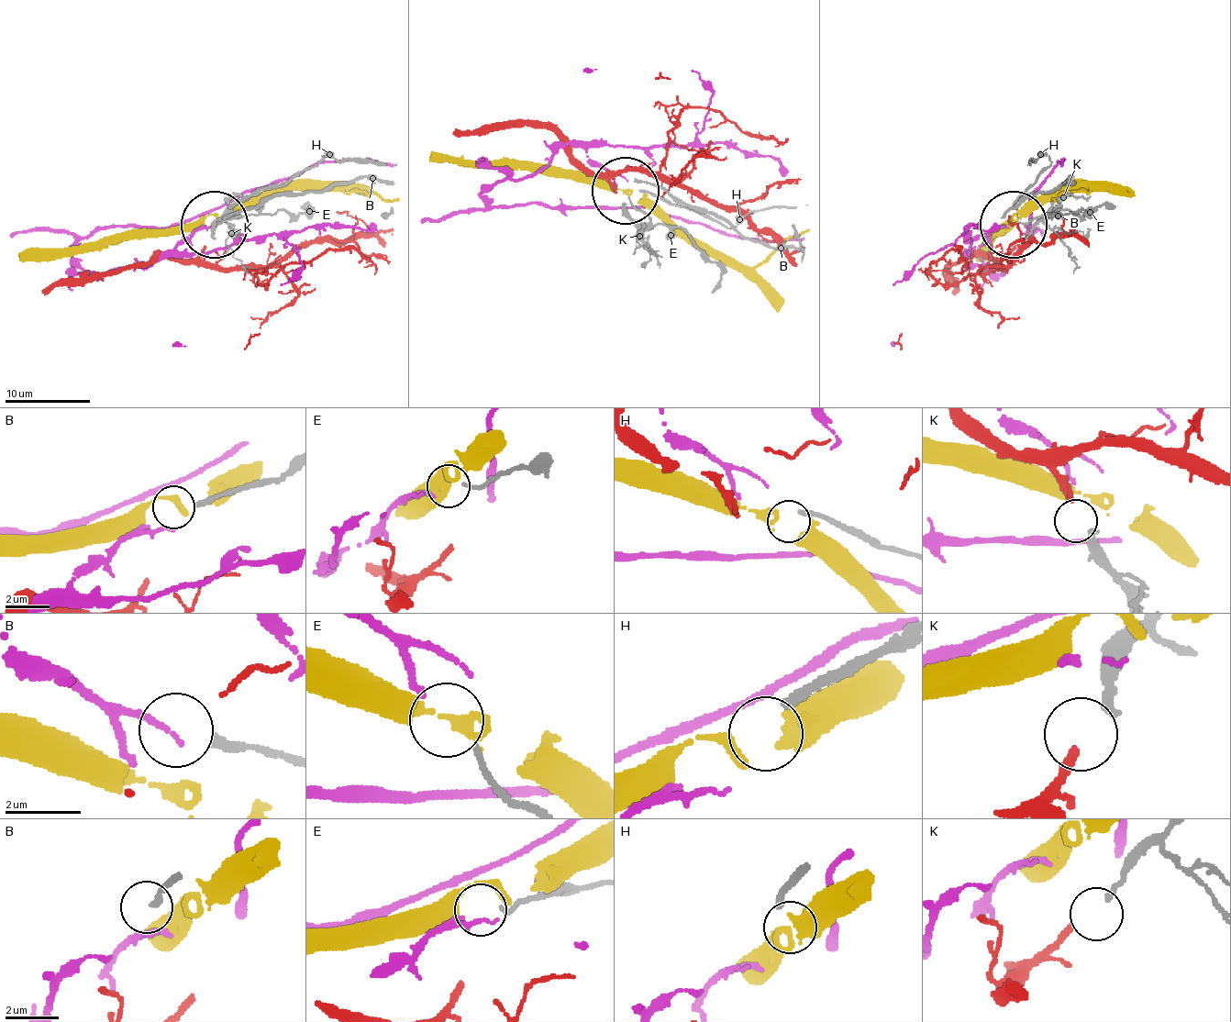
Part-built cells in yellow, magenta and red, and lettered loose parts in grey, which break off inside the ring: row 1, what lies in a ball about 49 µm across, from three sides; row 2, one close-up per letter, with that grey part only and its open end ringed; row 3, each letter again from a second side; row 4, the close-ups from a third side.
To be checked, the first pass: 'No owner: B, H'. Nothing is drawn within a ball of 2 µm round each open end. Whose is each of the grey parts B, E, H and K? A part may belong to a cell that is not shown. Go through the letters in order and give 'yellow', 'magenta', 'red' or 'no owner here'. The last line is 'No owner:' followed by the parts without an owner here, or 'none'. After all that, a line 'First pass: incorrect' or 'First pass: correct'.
B: no owner here
E: magenta
H: no owner here
K: red
No owner: B, H
First pass: correct

